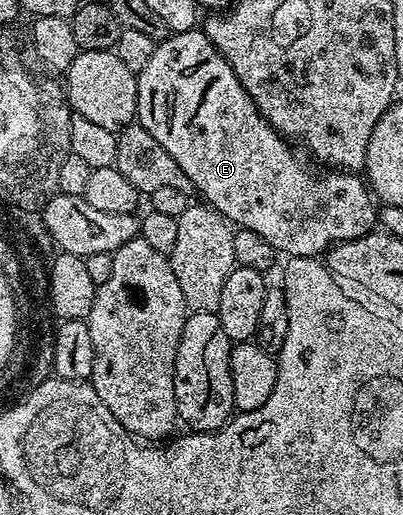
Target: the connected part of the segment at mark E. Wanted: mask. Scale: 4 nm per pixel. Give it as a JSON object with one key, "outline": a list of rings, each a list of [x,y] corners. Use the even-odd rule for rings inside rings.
{"outline":[[[203,29],[177,31],[159,40],[154,57],[137,74],[136,84],[139,126],[145,127],[150,137],[182,165],[182,173],[190,177],[197,192],[204,194],[203,202],[207,206],[222,213],[237,228],[266,237],[277,253],[285,251],[285,256],[301,259],[320,257],[339,243],[354,241],[377,226],[378,203],[368,183],[351,171],[311,171],[292,152],[293,144],[260,115],[250,93],[242,89],[242,81],[238,81],[226,57],[218,53]]]}

